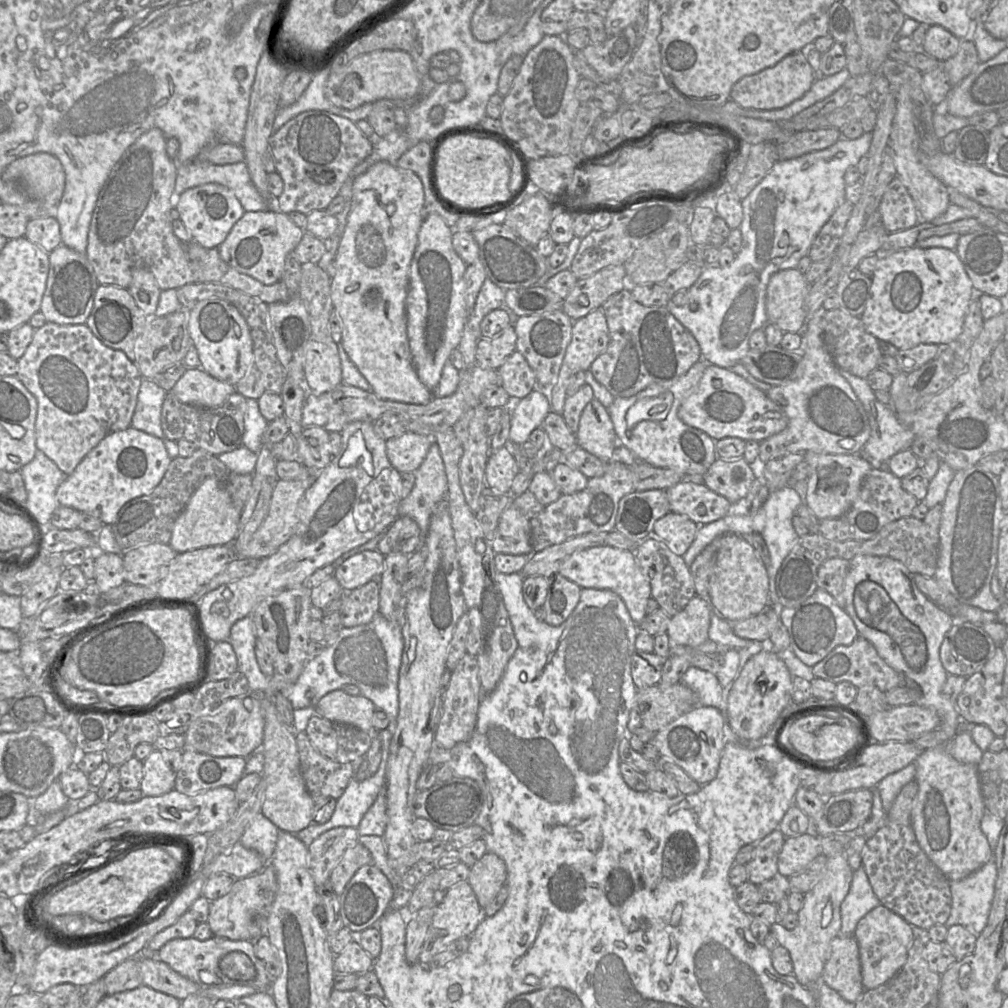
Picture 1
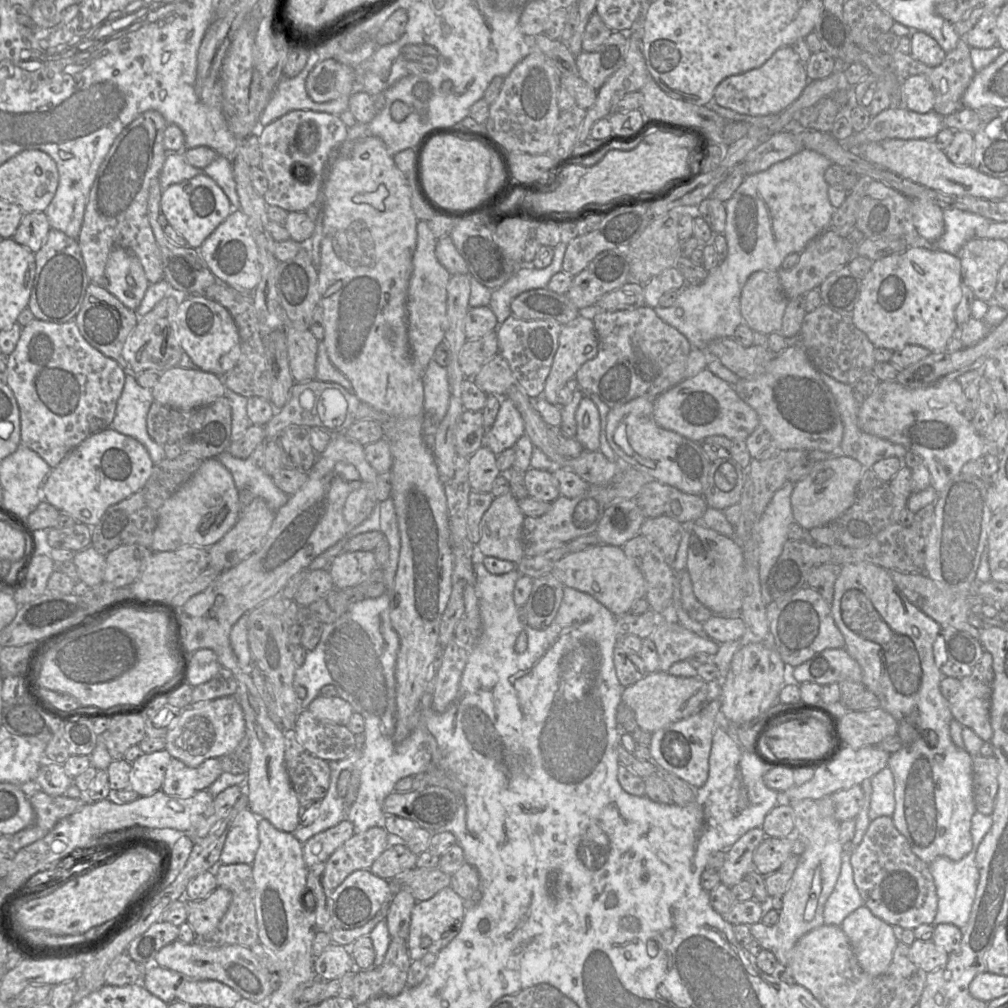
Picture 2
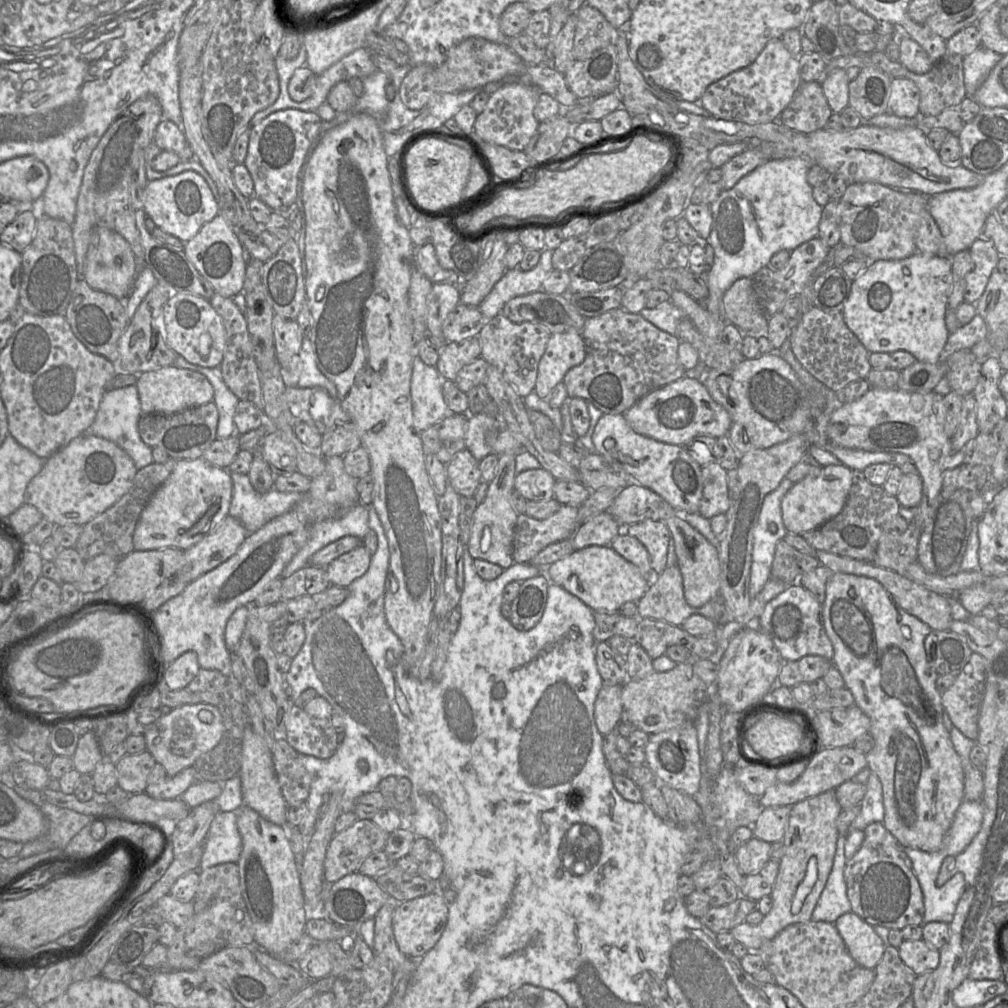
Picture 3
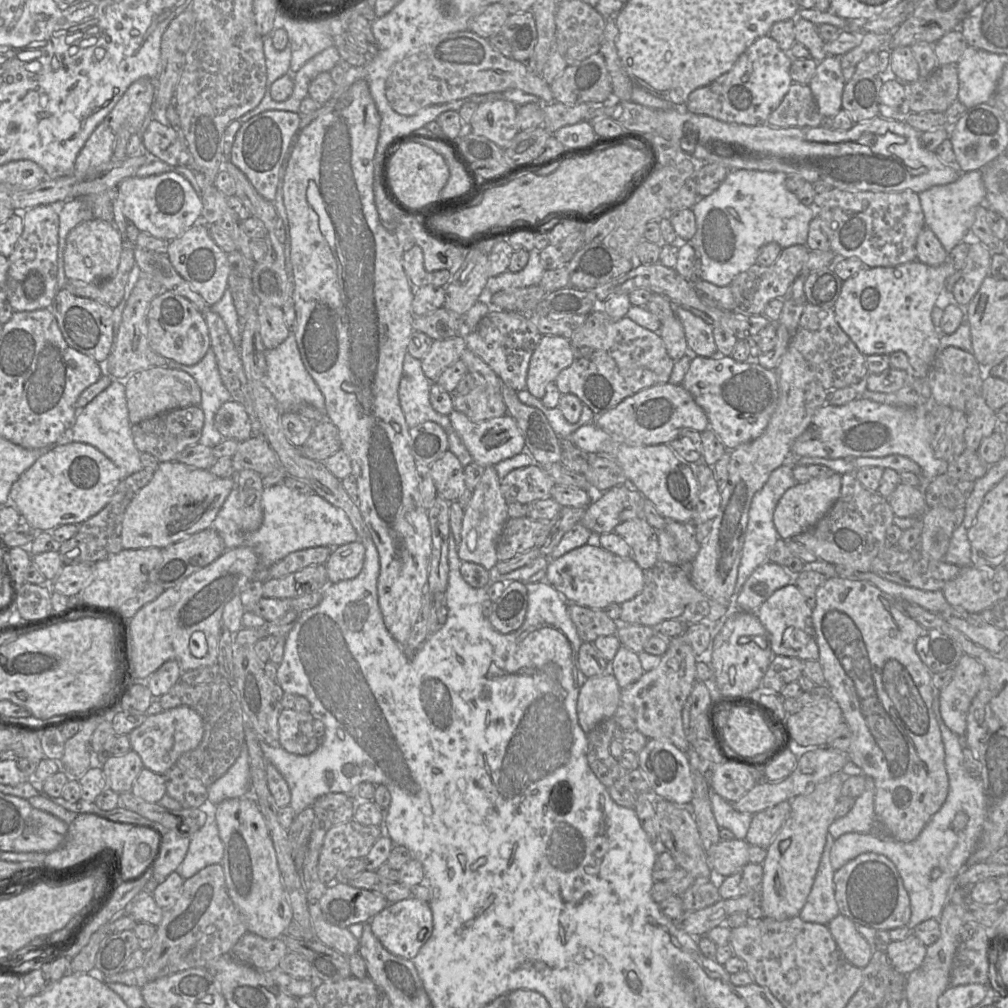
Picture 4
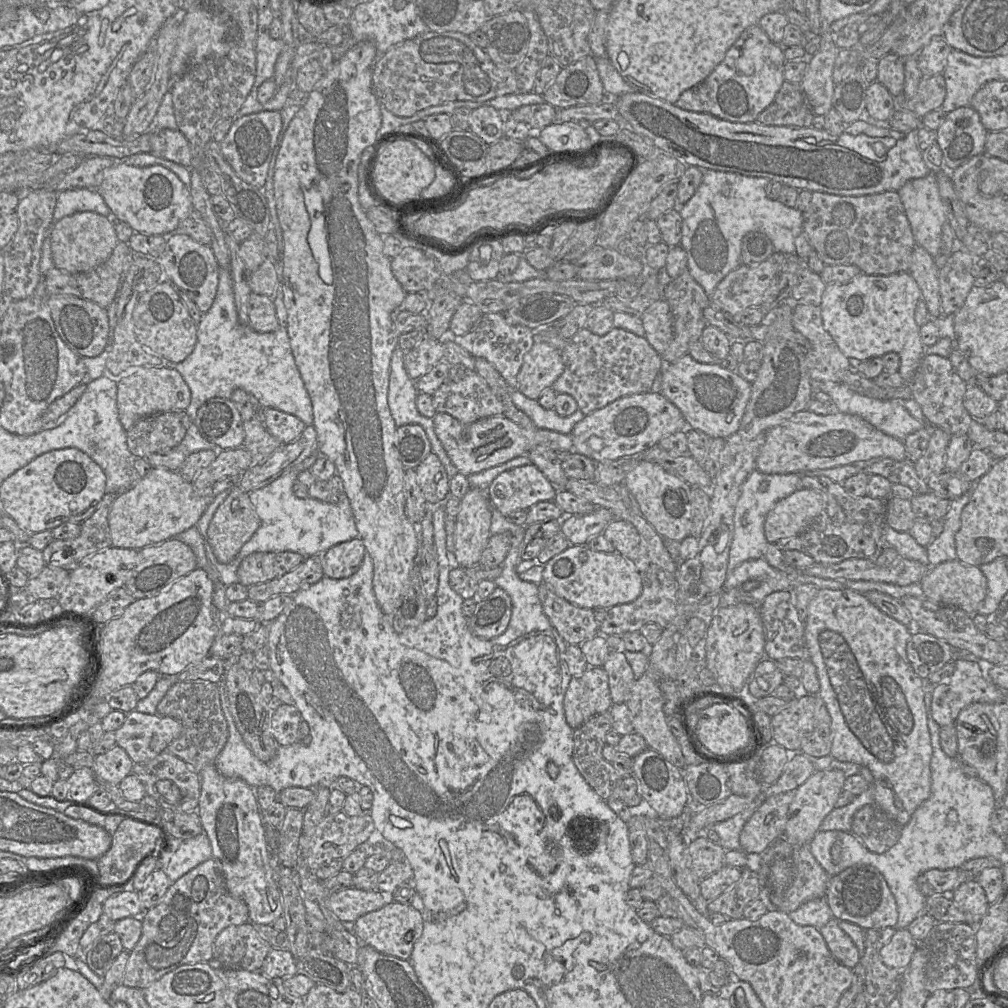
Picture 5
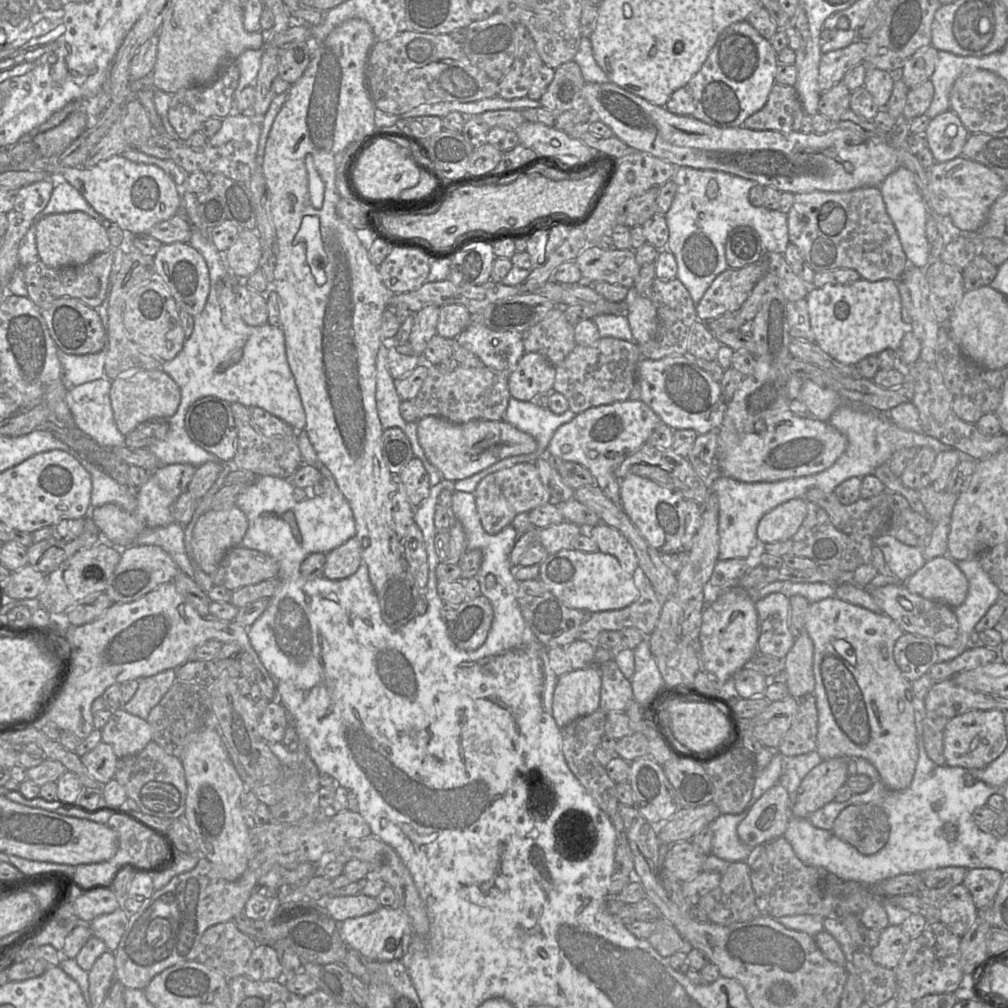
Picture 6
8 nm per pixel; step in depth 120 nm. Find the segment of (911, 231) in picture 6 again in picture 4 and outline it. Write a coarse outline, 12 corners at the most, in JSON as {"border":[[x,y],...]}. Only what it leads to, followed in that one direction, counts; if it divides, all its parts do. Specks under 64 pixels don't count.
{"border":[[978,170],[918,196],[948,253],[969,234],[986,189]]}

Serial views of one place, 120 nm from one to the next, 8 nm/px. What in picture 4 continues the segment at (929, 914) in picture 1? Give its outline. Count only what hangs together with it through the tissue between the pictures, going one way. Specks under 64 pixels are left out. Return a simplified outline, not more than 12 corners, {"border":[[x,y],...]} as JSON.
{"border":[[863,853],[834,874],[839,912],[890,931],[910,898],[894,863]]}

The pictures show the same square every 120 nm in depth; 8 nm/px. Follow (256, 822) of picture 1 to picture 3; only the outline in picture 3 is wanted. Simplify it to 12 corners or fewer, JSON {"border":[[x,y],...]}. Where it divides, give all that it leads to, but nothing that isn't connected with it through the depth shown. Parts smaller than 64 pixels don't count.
{"border":[[219,811],[199,871],[237,863],[243,845],[236,811]]}

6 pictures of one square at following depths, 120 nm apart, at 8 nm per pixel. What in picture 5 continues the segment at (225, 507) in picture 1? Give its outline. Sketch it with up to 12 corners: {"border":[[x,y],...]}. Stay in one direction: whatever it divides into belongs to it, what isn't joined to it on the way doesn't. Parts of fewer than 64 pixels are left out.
{"border":[[153,468],[119,493],[112,546],[140,550],[195,526],[243,473],[199,495],[177,471]]}

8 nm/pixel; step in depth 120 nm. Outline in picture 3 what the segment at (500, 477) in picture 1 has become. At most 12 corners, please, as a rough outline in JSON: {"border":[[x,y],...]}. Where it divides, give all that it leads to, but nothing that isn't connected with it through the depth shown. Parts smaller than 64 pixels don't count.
{"border":[[463,449],[446,463],[448,483],[473,497],[481,483],[479,461]]}

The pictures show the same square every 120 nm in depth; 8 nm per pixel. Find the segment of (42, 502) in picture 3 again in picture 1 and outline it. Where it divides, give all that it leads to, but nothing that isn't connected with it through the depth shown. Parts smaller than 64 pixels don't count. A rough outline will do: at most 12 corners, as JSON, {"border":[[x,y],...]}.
{"border":[[128,427],[61,482],[61,506],[111,525],[154,490],[162,439]]}

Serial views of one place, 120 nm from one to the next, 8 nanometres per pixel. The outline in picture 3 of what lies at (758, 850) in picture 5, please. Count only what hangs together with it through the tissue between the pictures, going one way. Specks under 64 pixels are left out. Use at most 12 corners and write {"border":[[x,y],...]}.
{"border":[[791,806],[762,808],[749,828],[768,843],[782,842]]}

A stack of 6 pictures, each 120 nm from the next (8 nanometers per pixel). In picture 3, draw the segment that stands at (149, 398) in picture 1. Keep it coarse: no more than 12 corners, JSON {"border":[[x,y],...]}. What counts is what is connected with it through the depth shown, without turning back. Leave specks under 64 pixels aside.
{"border":[[135,385],[109,390],[84,434],[114,442],[139,470],[153,463],[138,432]]}

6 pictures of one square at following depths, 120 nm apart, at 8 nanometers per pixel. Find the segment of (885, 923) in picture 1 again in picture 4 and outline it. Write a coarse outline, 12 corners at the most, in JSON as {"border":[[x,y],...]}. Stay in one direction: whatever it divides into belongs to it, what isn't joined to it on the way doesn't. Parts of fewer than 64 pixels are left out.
{"border":[[839,914],[827,924],[845,959],[866,967],[873,955],[856,923]]}

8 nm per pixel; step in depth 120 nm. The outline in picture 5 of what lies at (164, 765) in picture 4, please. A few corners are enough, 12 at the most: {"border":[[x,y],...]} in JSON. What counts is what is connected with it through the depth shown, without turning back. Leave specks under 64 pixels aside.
{"border":[[133,710],[114,735],[132,761],[164,752],[173,717]]}

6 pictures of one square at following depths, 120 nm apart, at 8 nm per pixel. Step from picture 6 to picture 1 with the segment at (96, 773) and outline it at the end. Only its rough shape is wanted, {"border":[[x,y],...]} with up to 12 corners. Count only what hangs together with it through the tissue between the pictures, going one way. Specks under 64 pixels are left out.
{"border":[[154,750],[139,789],[156,797],[174,789],[182,750]]}

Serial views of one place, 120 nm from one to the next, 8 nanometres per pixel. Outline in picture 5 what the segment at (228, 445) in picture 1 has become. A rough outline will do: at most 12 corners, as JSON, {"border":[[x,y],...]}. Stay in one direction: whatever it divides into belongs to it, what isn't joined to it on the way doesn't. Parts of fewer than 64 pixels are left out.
{"border":[[185,411],[144,417],[127,431],[136,458],[175,448],[194,422]]}

